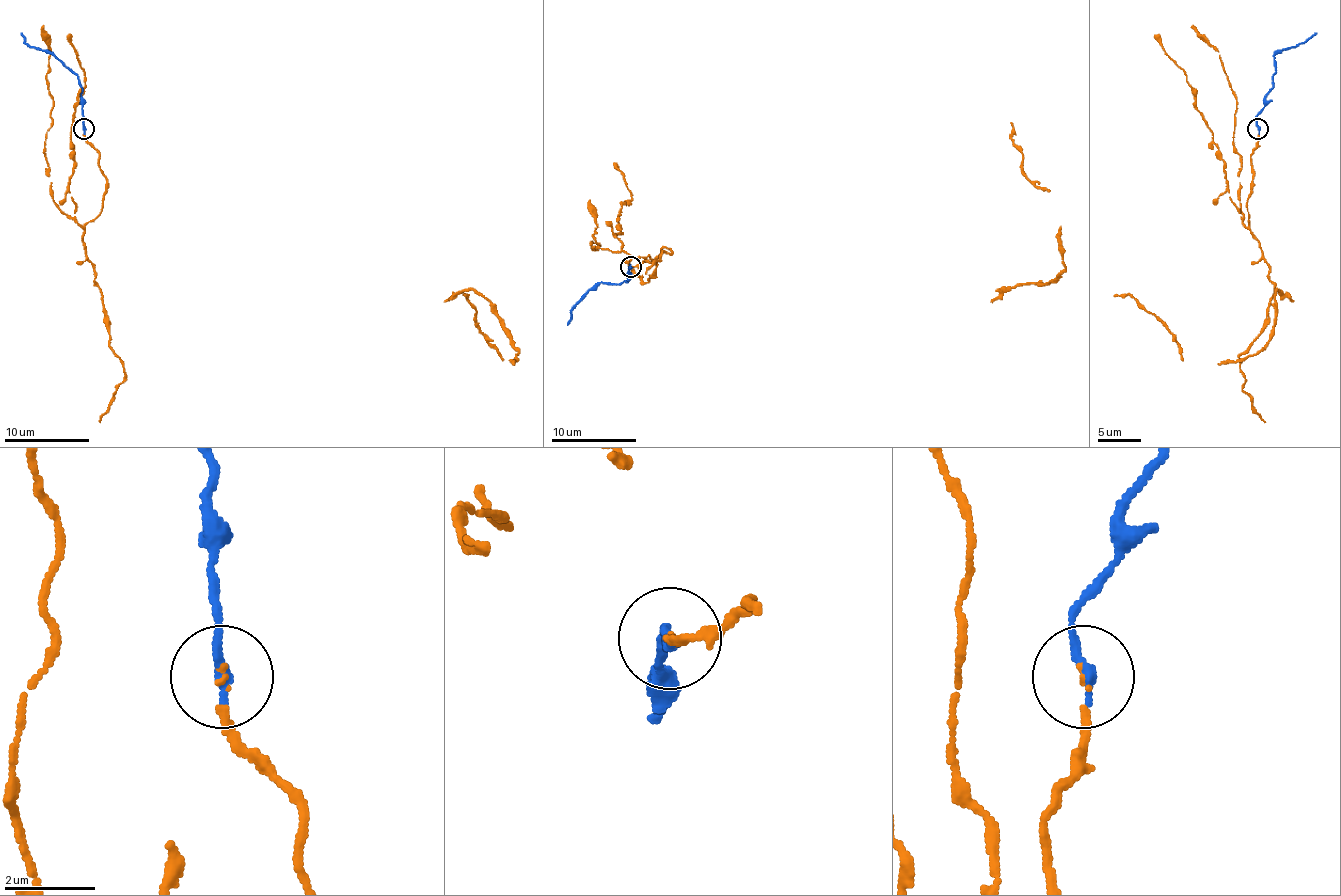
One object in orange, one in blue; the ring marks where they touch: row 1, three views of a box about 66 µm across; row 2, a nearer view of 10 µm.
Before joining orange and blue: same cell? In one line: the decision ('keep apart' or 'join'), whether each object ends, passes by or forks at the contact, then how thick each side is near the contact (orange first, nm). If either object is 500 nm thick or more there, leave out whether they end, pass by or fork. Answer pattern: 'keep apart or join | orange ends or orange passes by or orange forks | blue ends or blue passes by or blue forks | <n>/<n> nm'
join | orange ends | blue ends | 60/260 nm

